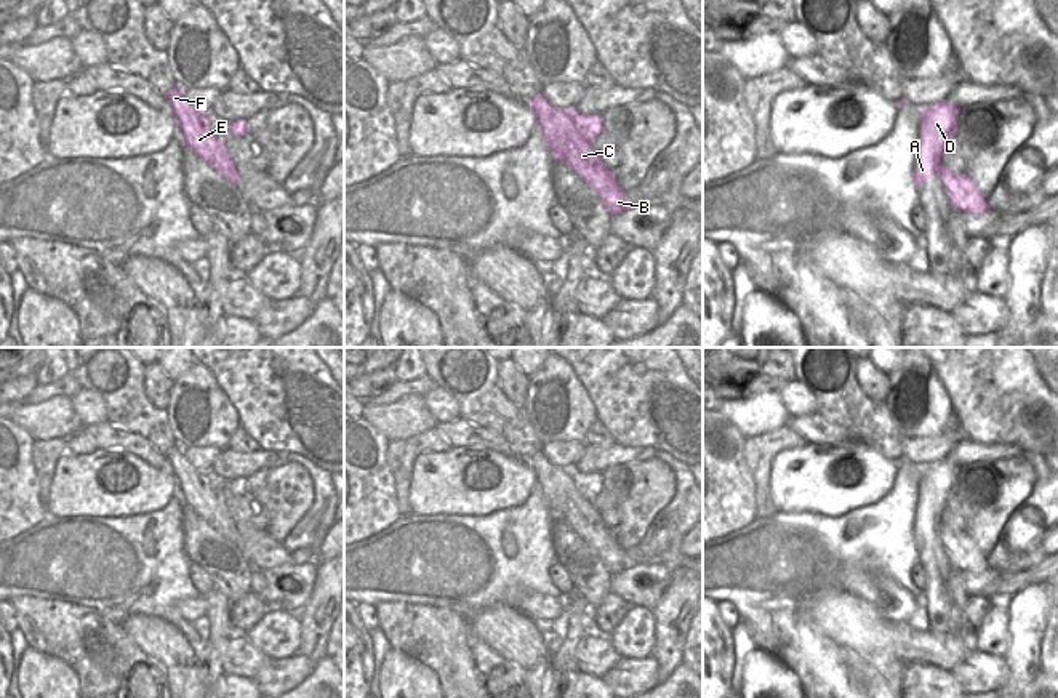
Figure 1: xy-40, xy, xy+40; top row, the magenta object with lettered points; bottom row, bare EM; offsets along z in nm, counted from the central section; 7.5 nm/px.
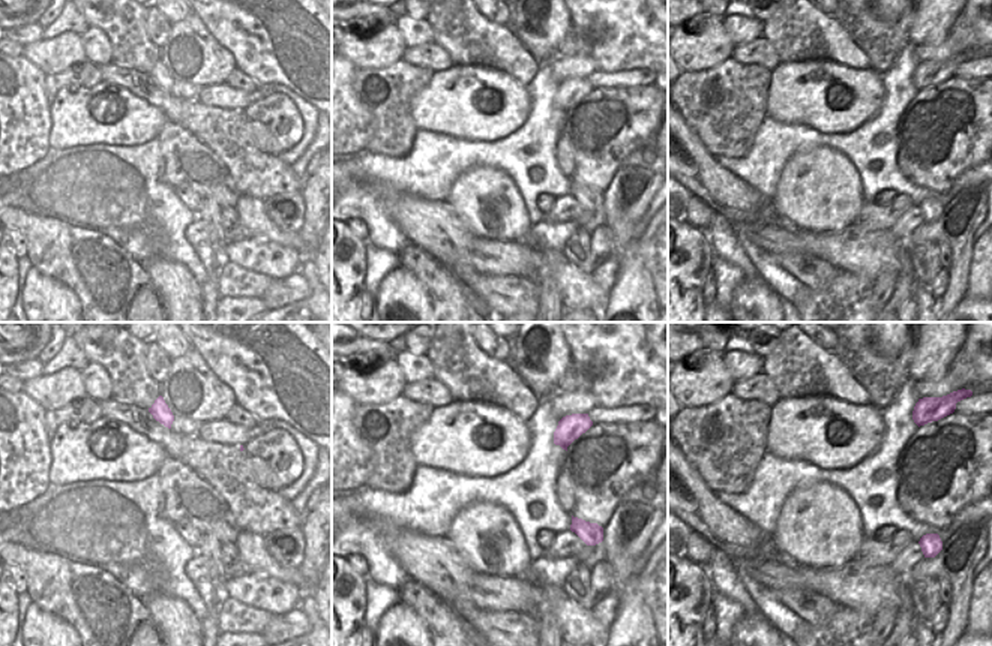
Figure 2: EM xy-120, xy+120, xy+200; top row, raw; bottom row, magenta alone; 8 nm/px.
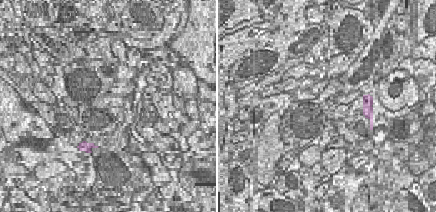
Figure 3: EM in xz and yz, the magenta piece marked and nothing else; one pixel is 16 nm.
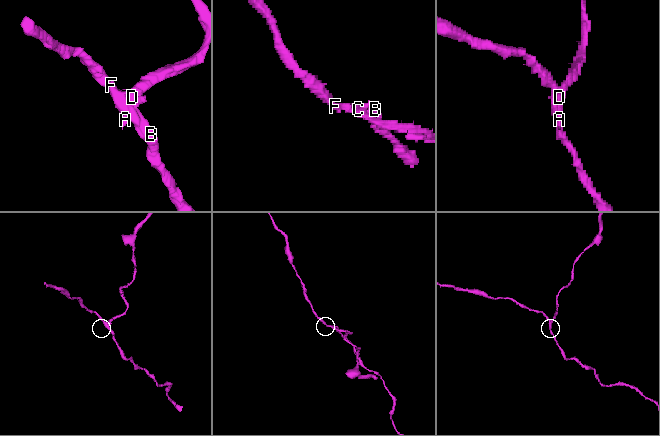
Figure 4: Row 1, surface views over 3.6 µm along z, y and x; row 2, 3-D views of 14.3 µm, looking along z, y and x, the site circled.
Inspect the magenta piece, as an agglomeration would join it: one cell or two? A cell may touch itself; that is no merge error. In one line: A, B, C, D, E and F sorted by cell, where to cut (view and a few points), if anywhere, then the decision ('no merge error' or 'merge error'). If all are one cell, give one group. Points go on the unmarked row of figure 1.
A D / B C E F; cut in xy along (564, 469), (575, 489), (591, 501); merge error

